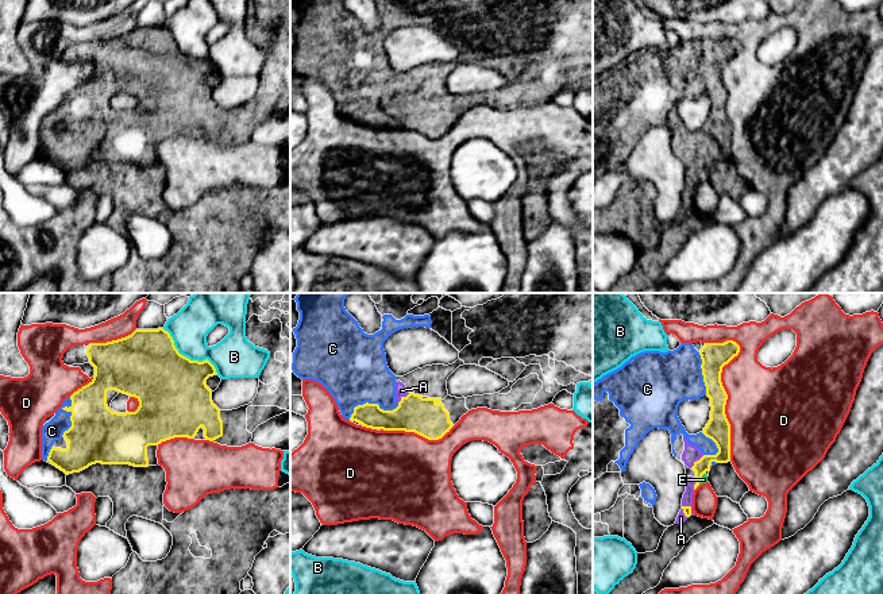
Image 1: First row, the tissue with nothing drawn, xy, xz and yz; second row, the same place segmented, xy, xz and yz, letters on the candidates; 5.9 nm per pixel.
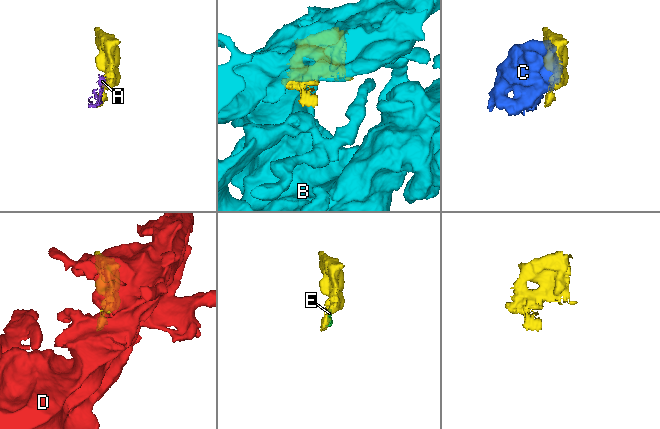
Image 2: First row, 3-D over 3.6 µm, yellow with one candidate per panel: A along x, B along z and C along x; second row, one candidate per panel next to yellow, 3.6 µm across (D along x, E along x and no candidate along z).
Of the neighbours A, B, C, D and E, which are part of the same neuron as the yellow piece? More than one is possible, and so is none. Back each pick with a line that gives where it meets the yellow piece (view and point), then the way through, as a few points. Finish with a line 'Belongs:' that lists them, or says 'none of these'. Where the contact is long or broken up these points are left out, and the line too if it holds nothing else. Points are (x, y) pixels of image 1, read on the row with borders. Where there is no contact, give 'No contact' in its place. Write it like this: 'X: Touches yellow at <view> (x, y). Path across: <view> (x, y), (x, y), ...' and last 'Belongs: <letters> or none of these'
A: Touches yellow at yz (697, 461)
C: Touches yellow at xz (370, 404)
E: Touches yellow at yz (701, 477)
Belongs: A, C, E

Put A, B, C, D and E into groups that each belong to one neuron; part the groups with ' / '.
A C E / B / D

